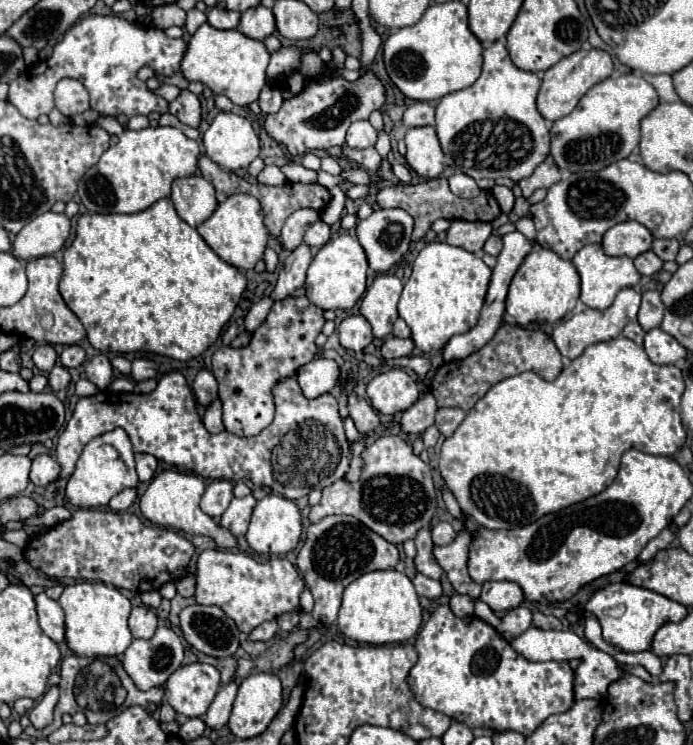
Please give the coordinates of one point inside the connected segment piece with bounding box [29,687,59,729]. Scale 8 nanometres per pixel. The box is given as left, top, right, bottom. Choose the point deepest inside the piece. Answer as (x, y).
(41, 715)

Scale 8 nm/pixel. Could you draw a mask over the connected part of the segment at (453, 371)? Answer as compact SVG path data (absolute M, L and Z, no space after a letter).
M501 325L495 337L477 353L461 361L443 363L431 383L431 393L435 395L439 407L461 407L463 411L469 411L475 401L479 401L495 383L511 375L533 371L545 381L553 381L561 373L561 369L563 357L549 335L545 335L543 331L527 331L519 325Z

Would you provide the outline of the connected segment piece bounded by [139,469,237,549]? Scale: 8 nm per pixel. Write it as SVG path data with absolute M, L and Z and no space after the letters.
M167 469L149 483L147 491L141 495L139 507L141 507L141 513L153 525L177 529L177 531L183 531L189 535L209 535L215 539L215 543L221 549L233 549L237 545L237 539L199 509L199 499L203 495L203 491L205 491L205 483L197 475L187 475L187 473L179 473L175 469Z

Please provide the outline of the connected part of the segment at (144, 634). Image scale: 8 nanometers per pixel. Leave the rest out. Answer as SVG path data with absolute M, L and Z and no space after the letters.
M133 607L129 615L129 629L135 639L151 639L157 629L157 615L149 607Z

